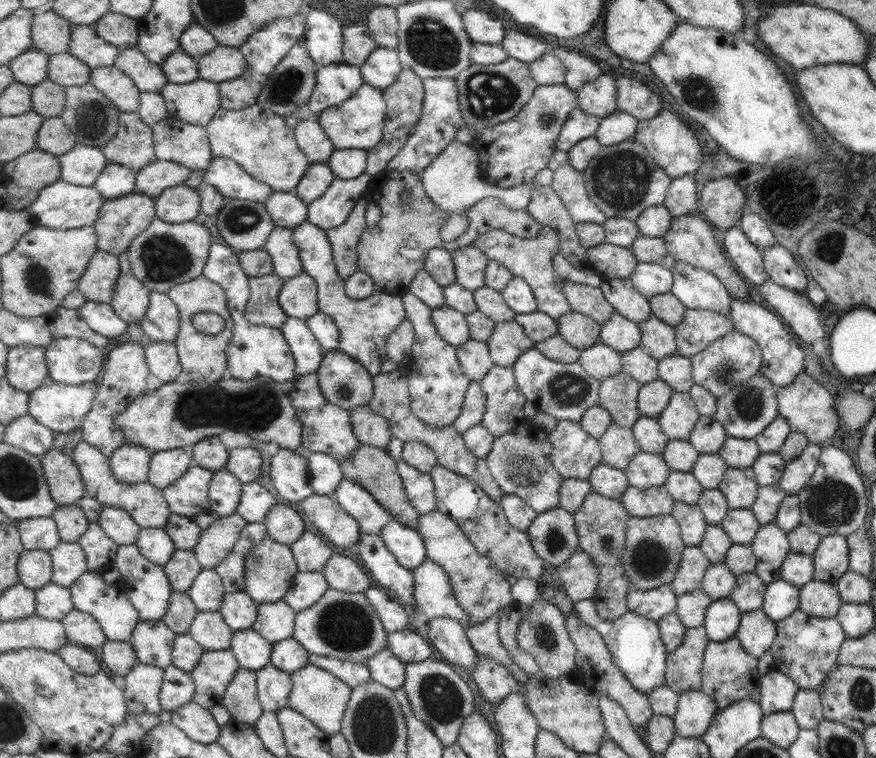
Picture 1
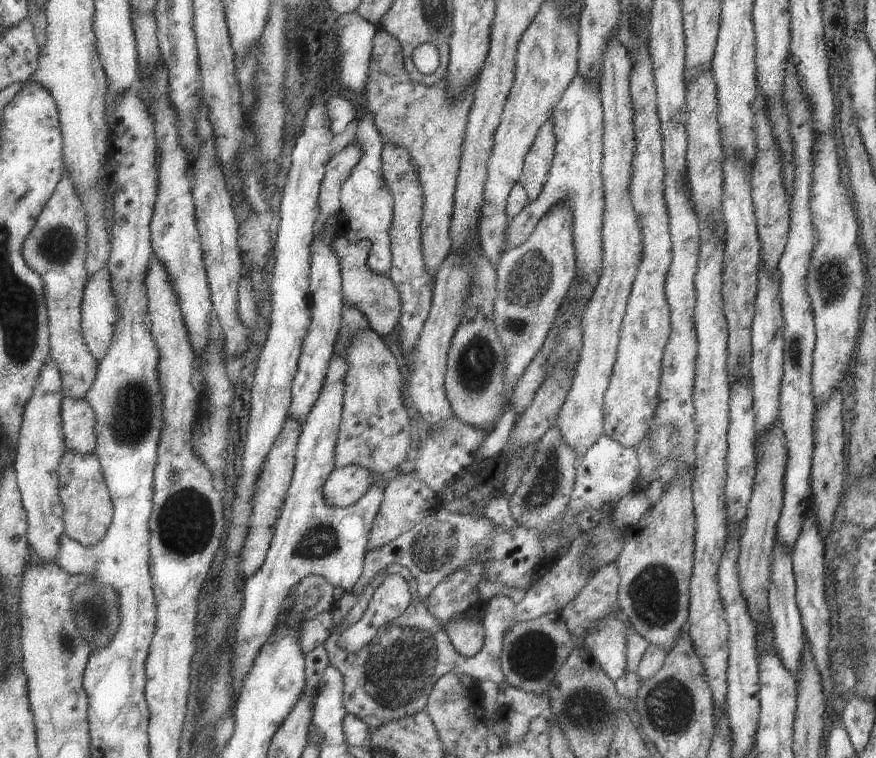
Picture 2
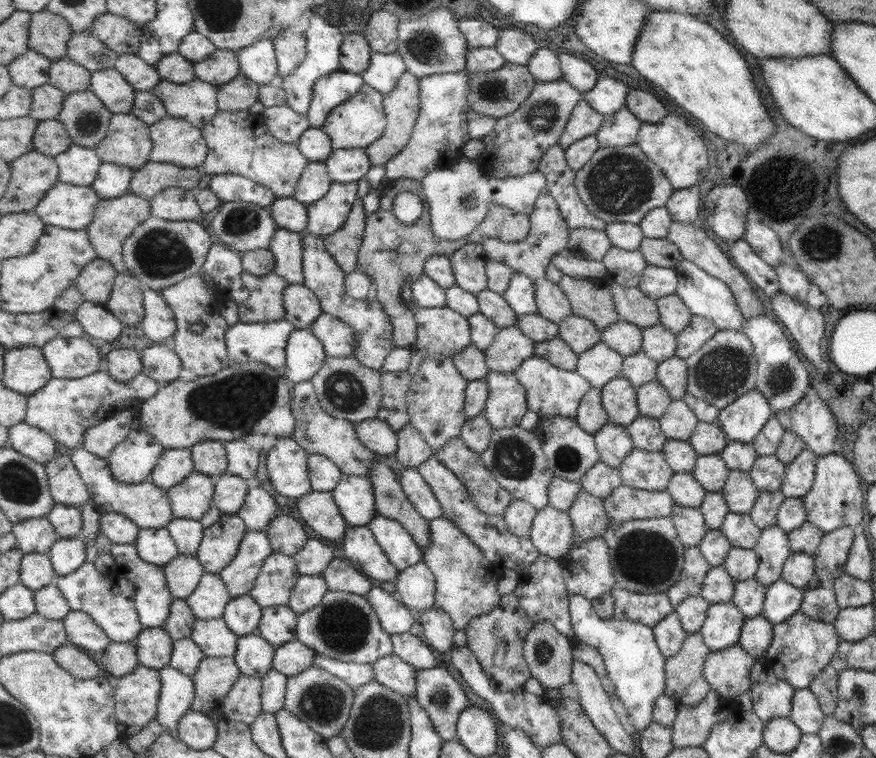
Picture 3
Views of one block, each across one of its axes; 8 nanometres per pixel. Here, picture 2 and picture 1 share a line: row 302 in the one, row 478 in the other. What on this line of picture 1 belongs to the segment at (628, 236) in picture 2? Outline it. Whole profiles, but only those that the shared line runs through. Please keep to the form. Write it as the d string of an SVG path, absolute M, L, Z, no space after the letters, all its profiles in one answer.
M604 463L595 468L588 482L592 484L594 492L617 500L622 499L630 485L625 471Z

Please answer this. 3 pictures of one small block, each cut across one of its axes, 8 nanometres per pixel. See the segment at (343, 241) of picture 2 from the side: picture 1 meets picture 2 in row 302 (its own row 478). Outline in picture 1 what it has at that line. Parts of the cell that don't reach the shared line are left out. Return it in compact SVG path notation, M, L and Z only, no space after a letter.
M361 444L361 447L349 459L340 462L340 465L345 479L359 484L366 492L373 495L391 515L395 515L394 517L400 523L411 527L413 530L420 530L422 515L411 506L398 470L398 461L393 459L387 450Z

